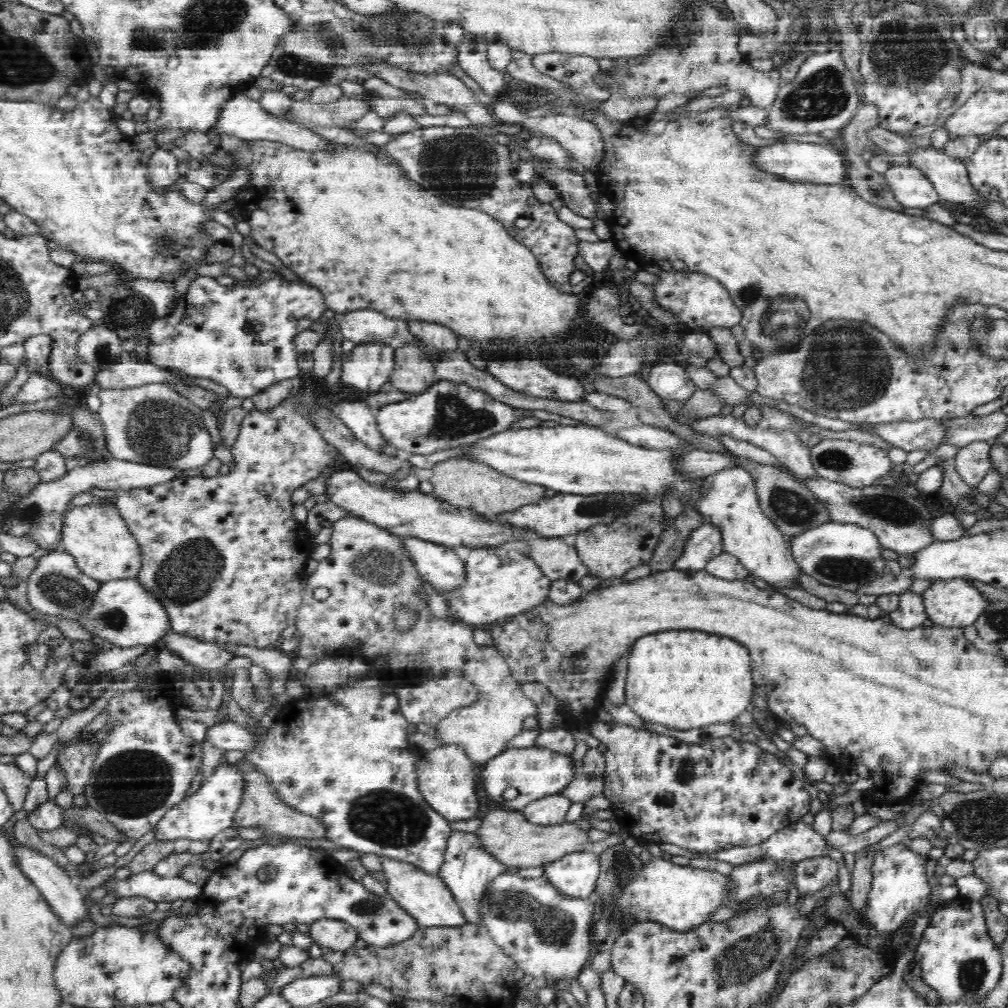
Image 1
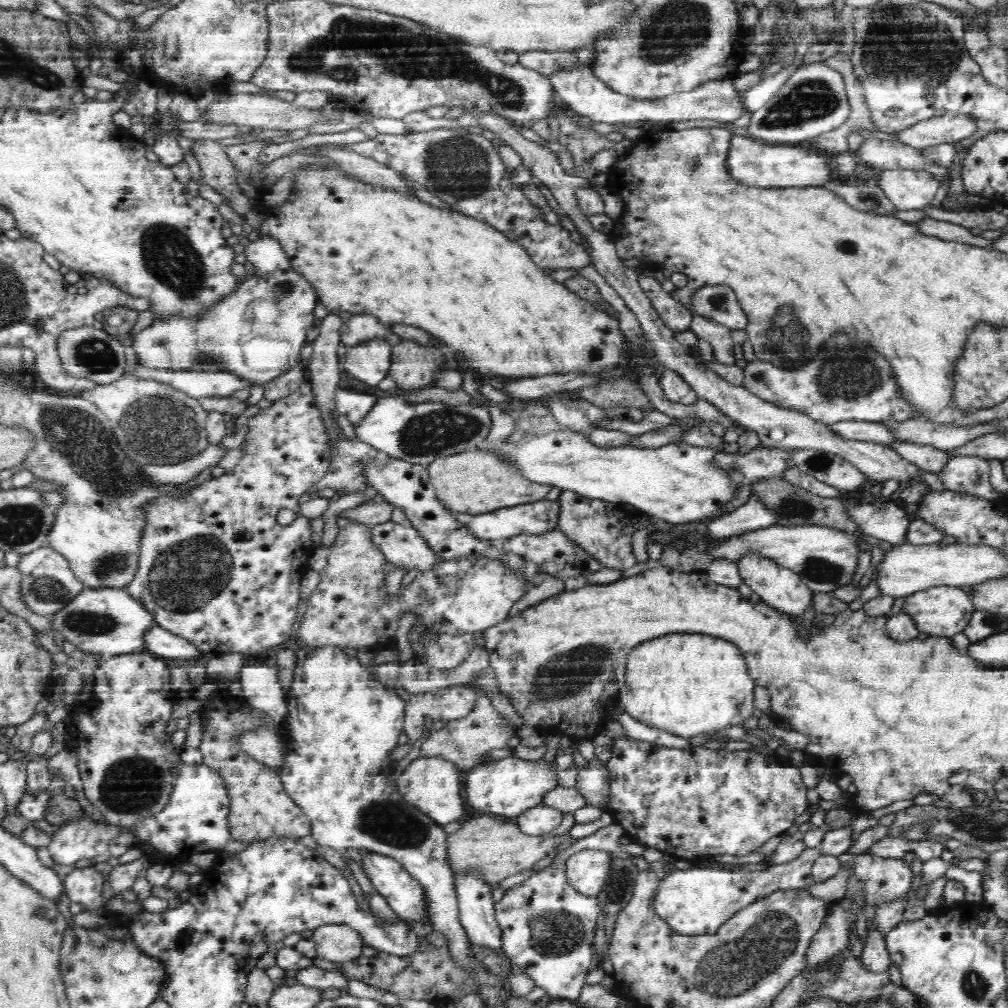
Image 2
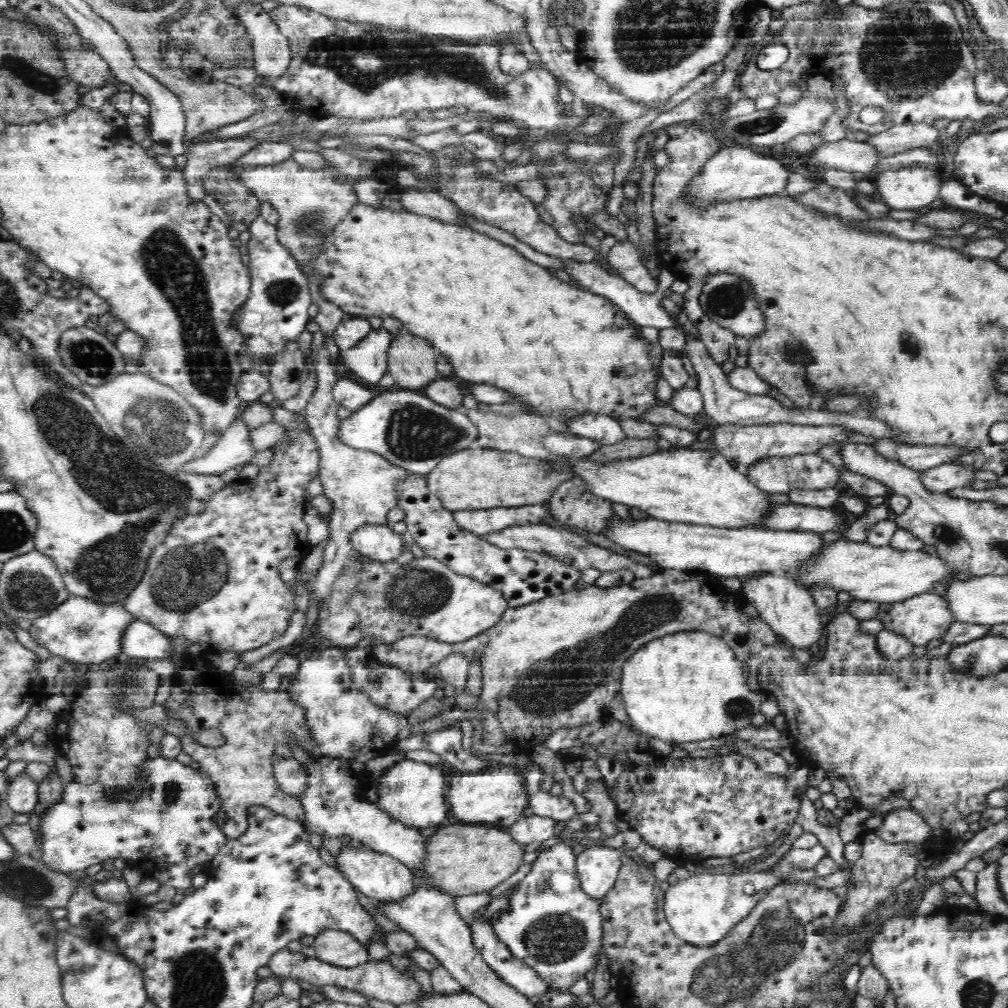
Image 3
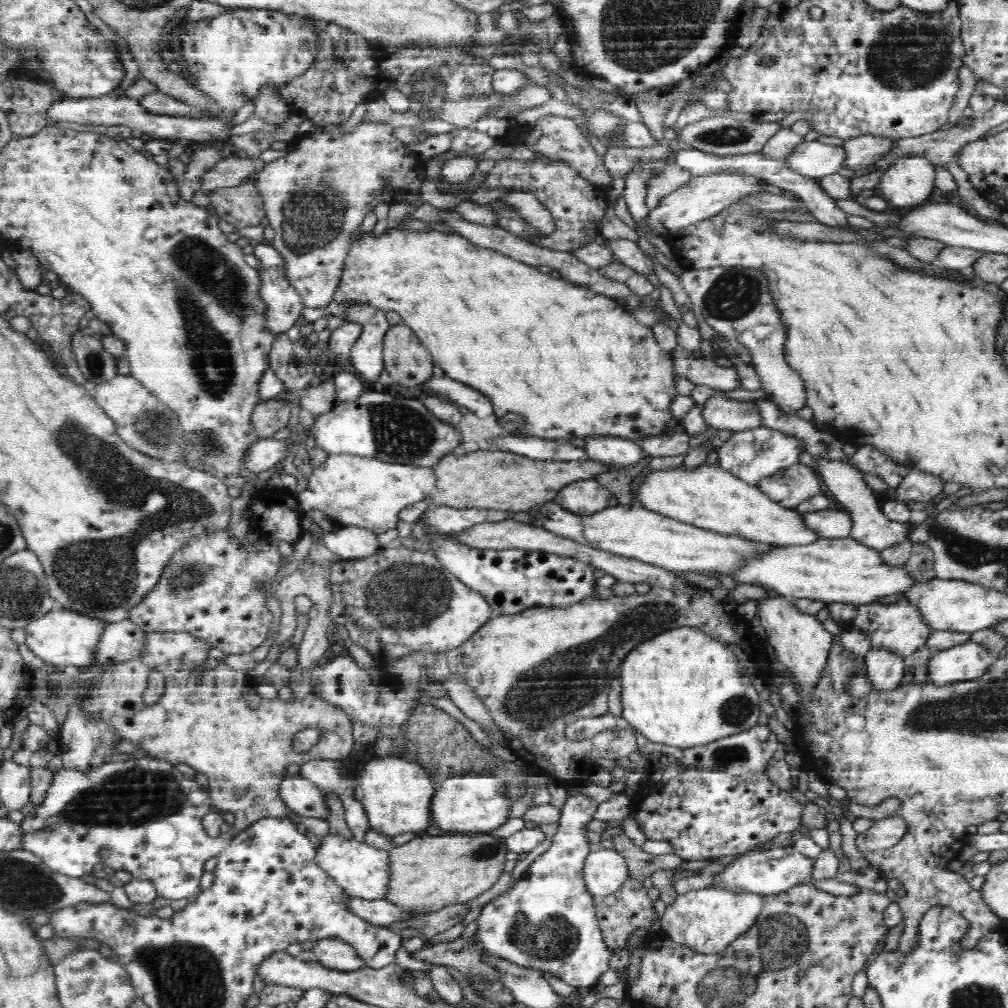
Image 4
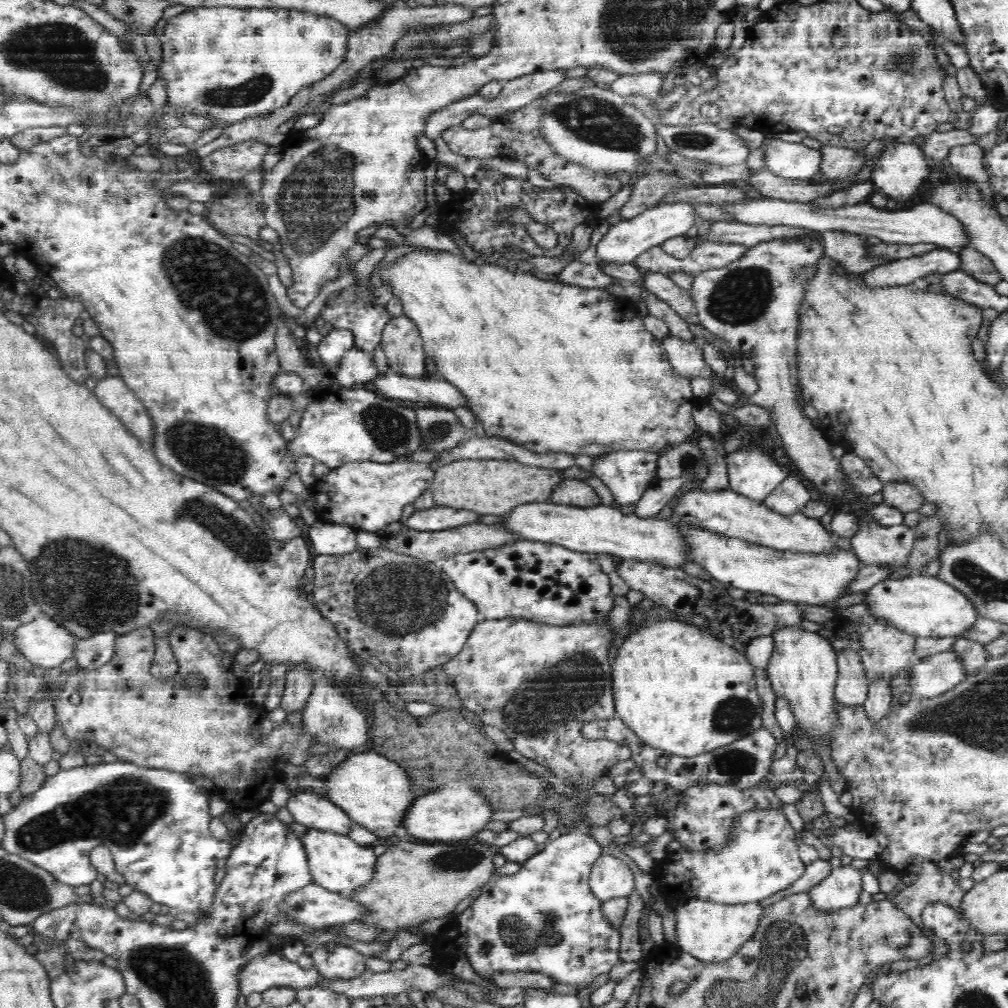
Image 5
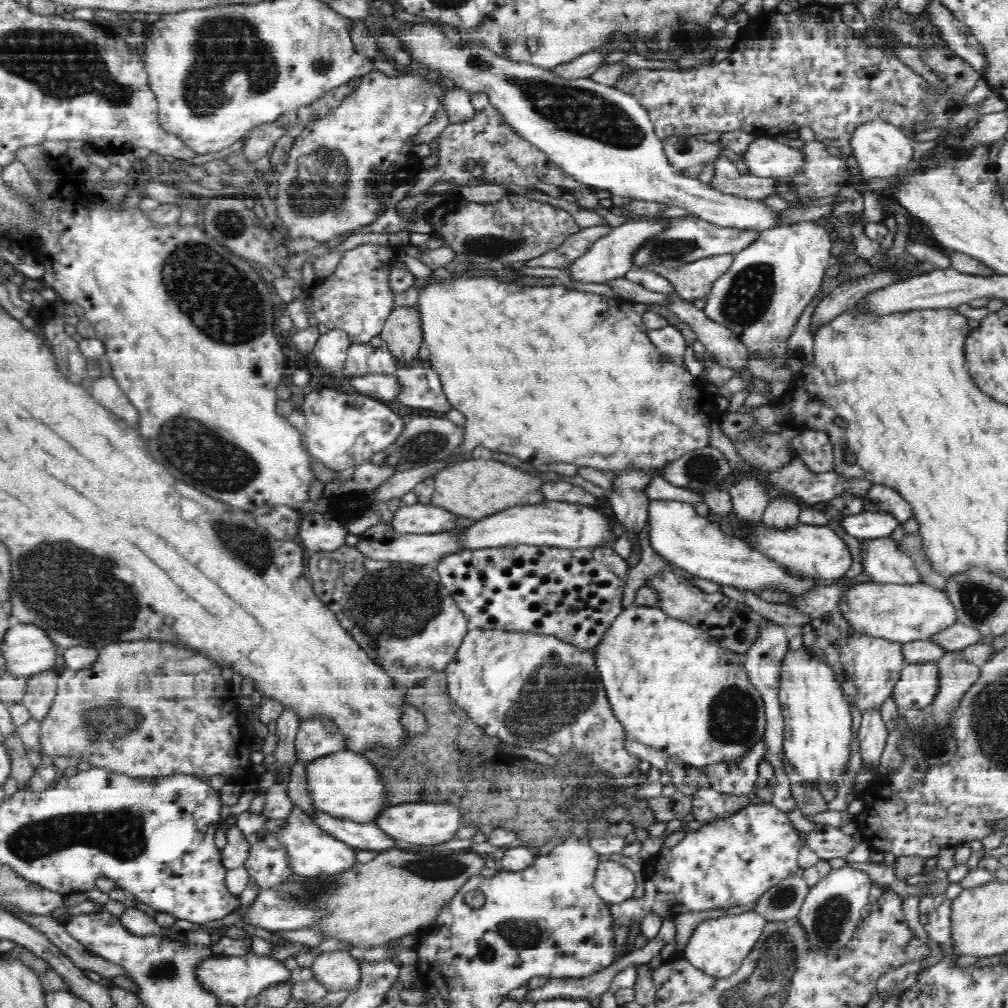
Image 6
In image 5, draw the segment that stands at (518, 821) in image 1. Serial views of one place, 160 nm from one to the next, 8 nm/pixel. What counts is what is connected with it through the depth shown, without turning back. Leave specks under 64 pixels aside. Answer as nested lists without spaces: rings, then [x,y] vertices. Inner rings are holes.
[[[472,836],[454,841],[398,841],[379,856],[375,878],[364,889],[348,896],[369,908],[371,917],[363,921],[387,930],[418,926],[427,920],[452,913],[454,908],[472,892],[482,889],[496,877],[494,856],[501,847]]]

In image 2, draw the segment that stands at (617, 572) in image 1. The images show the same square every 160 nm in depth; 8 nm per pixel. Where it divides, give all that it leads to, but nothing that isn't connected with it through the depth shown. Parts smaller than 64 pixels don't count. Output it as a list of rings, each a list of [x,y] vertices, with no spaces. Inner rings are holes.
[[[564,490],[558,500],[563,503],[559,531],[600,563],[601,569],[623,572],[639,564],[632,549],[632,536],[649,525],[652,514],[632,504],[591,499]]]

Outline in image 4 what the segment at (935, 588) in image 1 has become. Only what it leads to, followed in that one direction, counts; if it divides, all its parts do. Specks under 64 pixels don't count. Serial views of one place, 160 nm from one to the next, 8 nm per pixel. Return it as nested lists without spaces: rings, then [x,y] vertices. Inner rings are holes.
[[[903,599],[894,604],[874,602],[860,606],[854,620],[843,623],[844,629],[848,629],[850,626],[864,632],[867,630],[870,633],[873,646],[889,646],[904,657],[912,655],[922,646],[927,646],[927,640],[934,633],[934,627],[930,622],[927,622],[926,613],[920,607],[920,603],[912,603]]]

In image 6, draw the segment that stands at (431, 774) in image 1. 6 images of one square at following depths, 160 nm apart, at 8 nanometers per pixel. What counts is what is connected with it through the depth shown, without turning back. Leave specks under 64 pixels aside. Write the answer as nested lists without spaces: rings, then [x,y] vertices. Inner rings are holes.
[[[349,748],[307,763],[307,789],[315,808],[338,818],[359,823],[376,823],[392,808],[390,782],[386,774],[363,752]]]

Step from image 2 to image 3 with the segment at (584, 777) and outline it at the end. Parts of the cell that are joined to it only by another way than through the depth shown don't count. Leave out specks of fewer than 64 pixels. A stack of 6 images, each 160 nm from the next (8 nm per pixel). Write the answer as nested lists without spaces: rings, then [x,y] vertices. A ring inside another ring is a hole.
[[[602,779],[588,780],[588,783],[584,786],[584,790],[580,794],[592,807],[591,811],[598,815],[598,835],[617,834],[615,823],[619,820],[617,809],[611,796],[608,795],[608,786],[605,784],[605,781]]]

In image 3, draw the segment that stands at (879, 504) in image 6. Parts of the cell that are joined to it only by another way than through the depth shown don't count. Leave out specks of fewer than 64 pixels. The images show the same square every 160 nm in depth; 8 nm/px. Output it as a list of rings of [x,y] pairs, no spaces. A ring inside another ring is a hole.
[[[954,460],[926,469],[922,477],[928,490],[944,492],[970,486],[977,479],[978,472],[980,468],[973,464],[962,464]]]

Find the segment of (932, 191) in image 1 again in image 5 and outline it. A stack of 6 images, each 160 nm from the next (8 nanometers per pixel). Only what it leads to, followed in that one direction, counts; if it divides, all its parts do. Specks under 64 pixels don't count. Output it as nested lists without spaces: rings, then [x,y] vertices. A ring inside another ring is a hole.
[[[899,140],[885,147],[870,180],[888,198],[906,202],[918,194],[932,172],[918,145]]]

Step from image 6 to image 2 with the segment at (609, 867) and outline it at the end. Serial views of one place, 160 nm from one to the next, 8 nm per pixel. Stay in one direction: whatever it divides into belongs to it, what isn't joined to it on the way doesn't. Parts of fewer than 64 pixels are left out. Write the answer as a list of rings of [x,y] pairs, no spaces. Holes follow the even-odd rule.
[[[581,850],[565,862],[564,876],[574,891],[596,897],[602,890],[611,854],[603,850]]]

